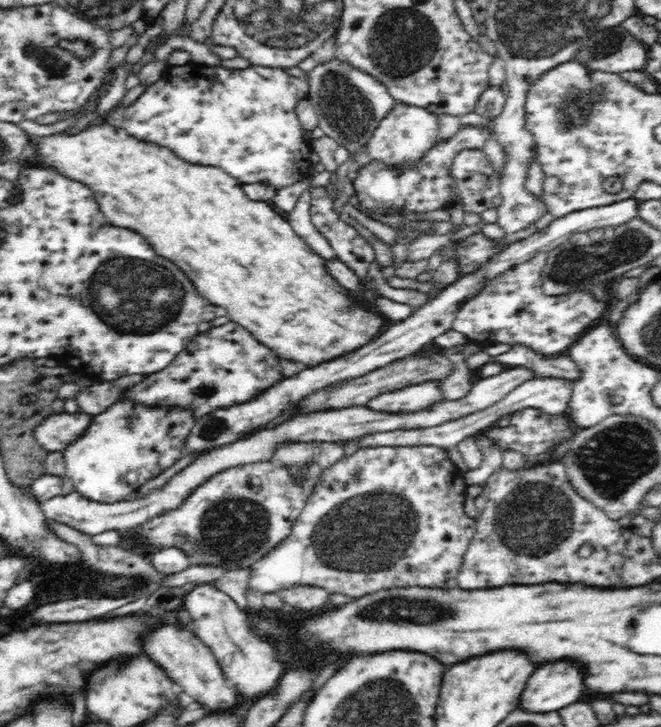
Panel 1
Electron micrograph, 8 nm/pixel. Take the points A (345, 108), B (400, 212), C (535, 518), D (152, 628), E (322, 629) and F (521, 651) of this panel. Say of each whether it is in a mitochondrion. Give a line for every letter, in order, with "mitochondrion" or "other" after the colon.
A: mitochondrion
B: other
C: mitochondrion
D: other
E: other
F: other

